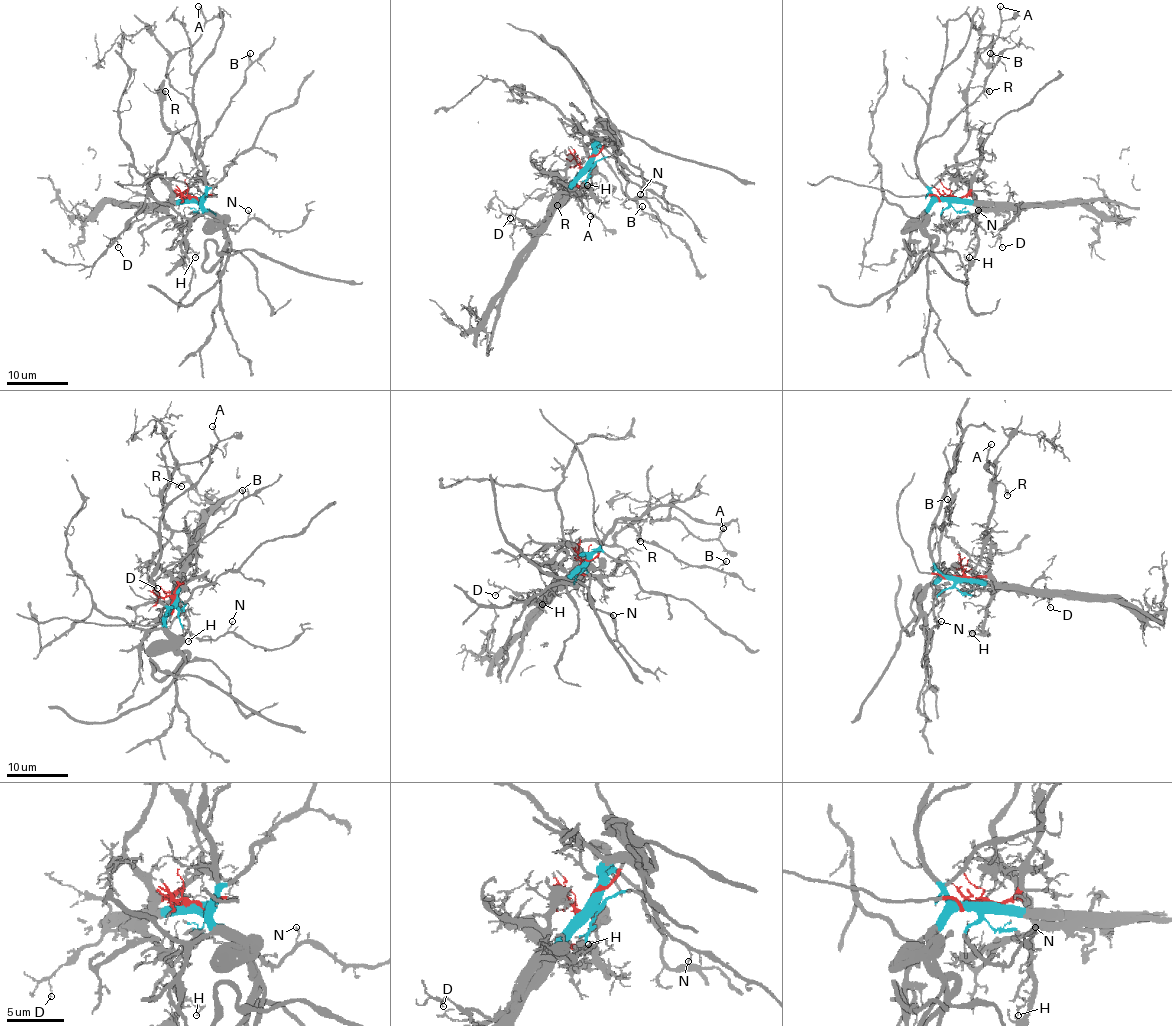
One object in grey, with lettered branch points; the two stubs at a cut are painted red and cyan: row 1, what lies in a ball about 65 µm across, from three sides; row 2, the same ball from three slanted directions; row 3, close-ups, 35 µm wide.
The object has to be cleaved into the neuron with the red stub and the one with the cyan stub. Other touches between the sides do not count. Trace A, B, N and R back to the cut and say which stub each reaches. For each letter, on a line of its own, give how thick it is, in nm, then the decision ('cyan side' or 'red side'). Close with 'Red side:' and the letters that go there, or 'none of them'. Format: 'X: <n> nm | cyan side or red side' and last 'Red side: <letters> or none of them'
A: 190 nm | red side
B: 240 nm | cyan side
N: 120 nm | cyan side
R: 180 nm | red side
Red side: A, R

